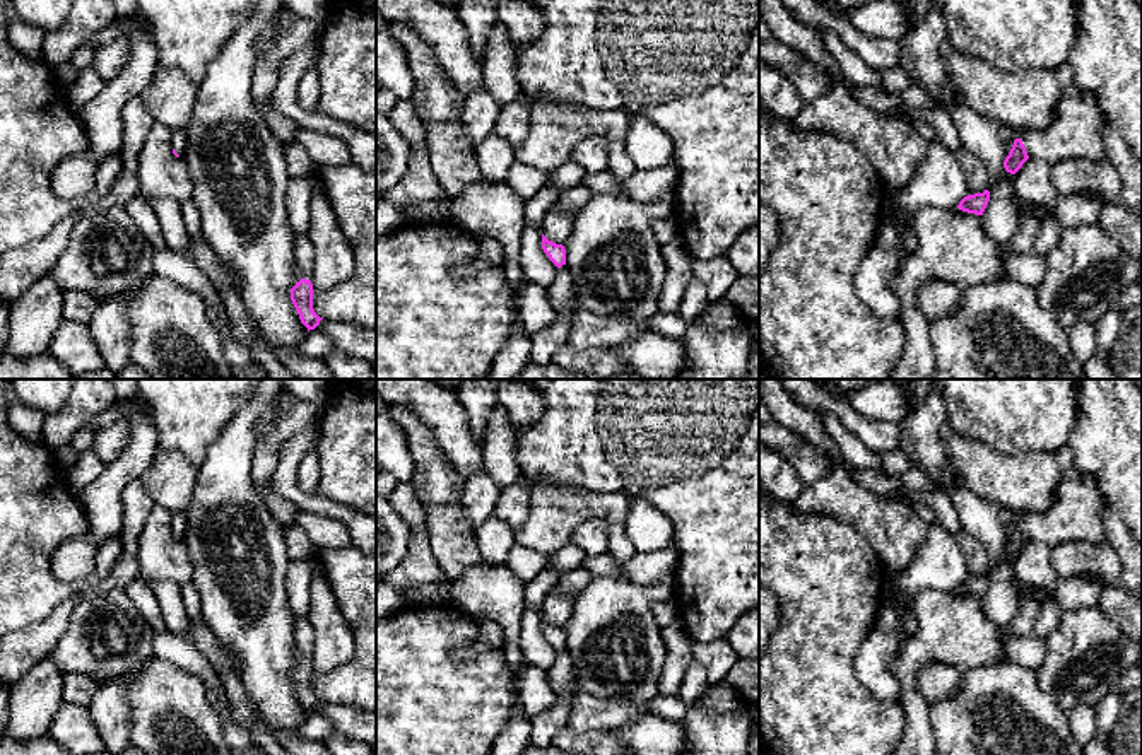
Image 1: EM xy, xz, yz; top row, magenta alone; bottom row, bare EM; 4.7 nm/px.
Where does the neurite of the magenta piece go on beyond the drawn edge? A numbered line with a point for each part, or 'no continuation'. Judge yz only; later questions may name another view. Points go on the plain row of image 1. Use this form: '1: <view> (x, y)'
1: yz (1077, 515)

